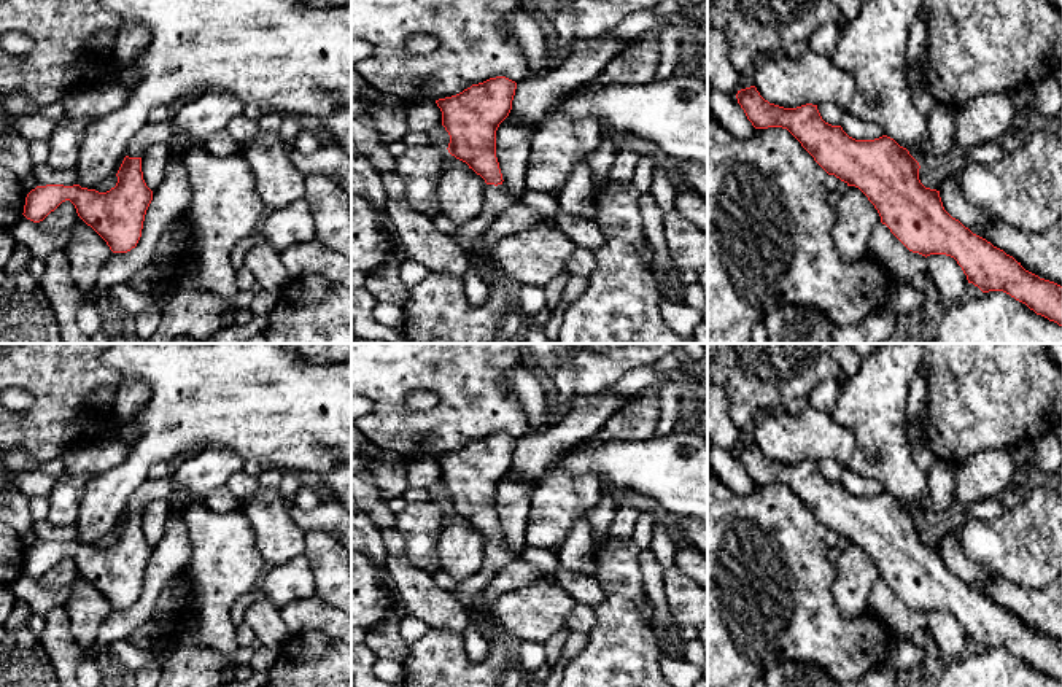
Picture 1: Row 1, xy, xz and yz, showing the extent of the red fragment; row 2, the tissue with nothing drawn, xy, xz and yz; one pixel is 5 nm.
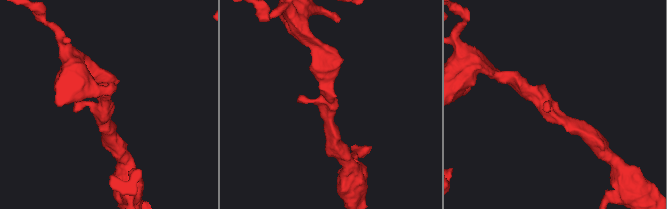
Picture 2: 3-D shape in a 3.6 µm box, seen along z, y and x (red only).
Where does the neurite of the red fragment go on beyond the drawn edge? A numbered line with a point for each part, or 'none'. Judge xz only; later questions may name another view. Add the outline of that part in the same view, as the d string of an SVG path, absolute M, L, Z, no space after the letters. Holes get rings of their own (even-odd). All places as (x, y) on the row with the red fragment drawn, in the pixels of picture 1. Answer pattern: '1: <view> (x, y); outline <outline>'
1: xz (496, 199); outline M486 184L482 212L458 226L452 240L471 253L479 245L483 234L493 226L494 219L518 200L521 199L512 196L504 184Z

